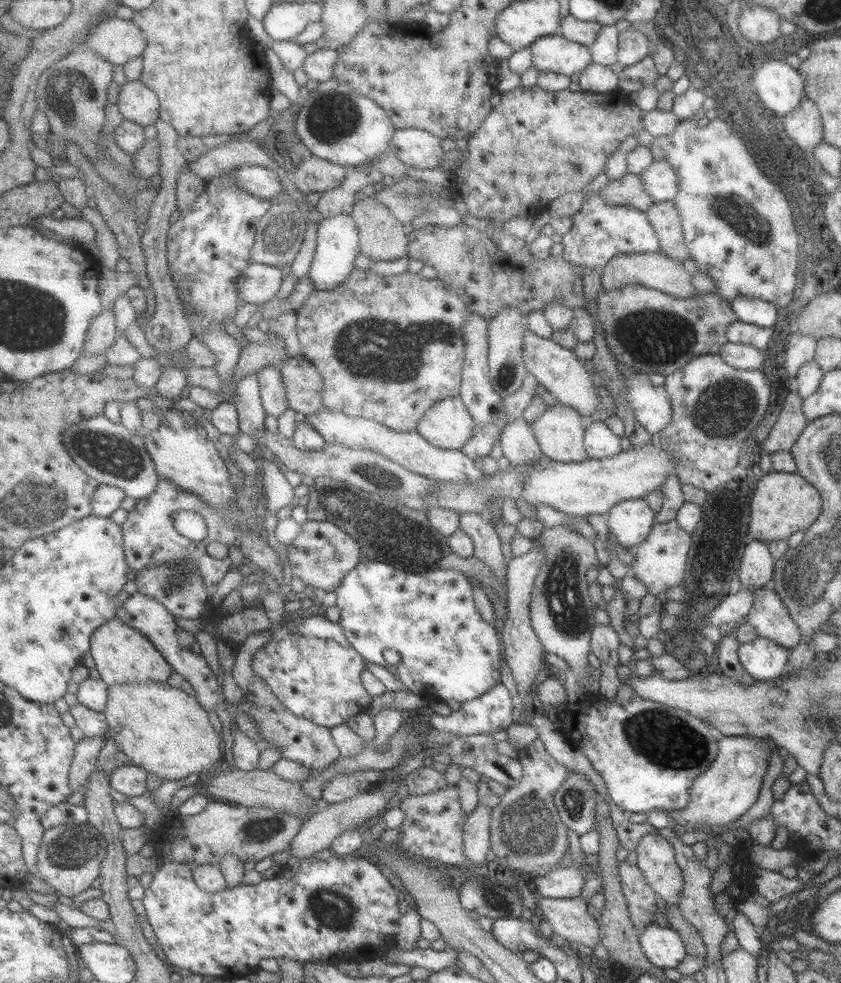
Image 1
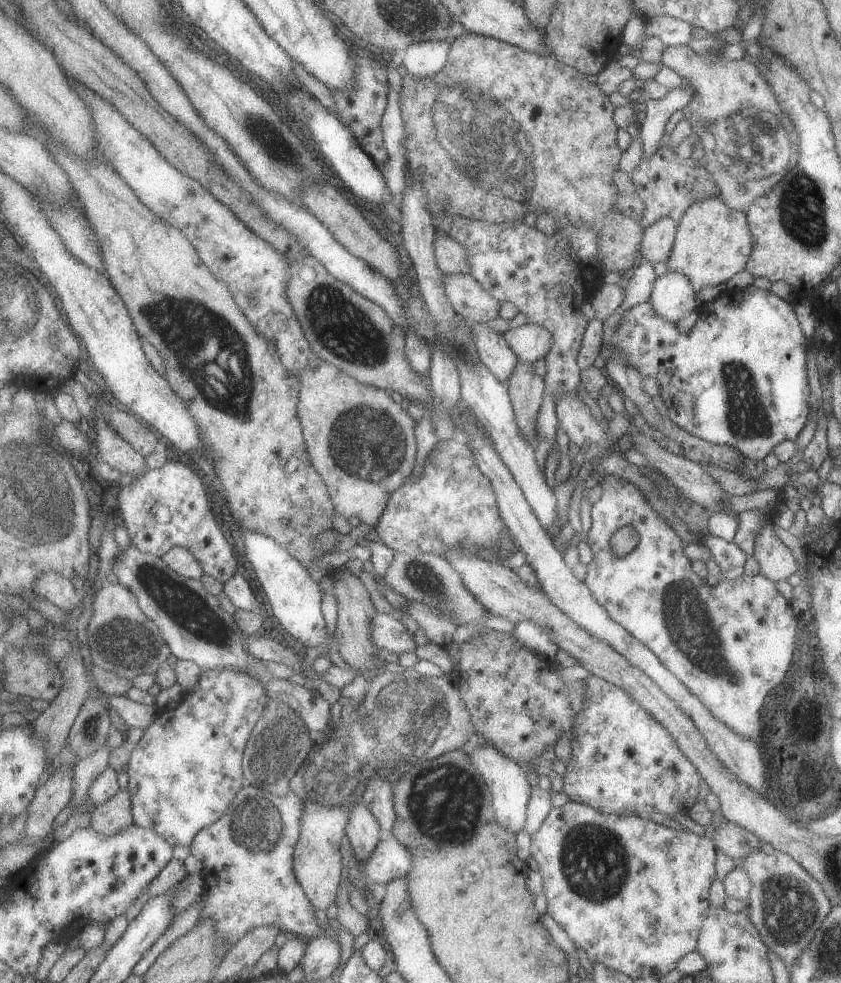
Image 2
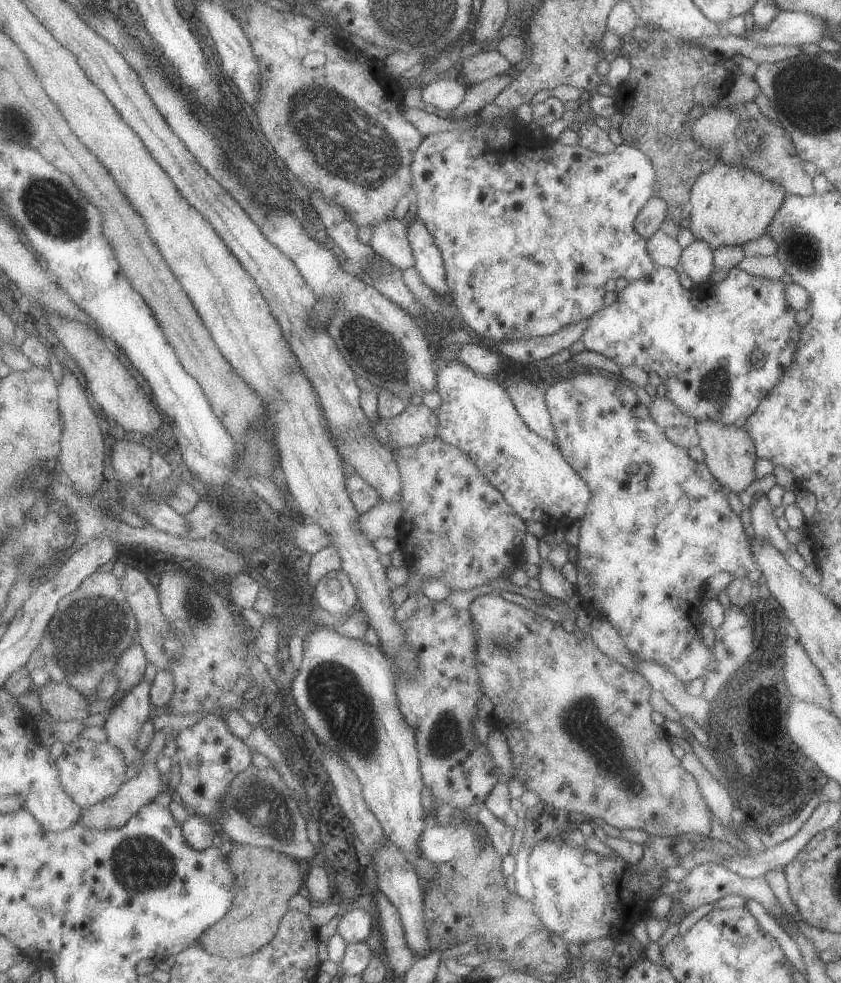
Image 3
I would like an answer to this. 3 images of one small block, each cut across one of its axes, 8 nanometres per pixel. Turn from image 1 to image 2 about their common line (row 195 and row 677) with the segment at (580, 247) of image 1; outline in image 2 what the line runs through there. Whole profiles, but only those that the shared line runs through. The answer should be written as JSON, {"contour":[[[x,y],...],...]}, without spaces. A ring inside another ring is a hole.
{"contour":[[[590,676],[585,679],[586,681],[586,702],[585,709],[580,716],[577,718],[576,726],[576,737],[573,740],[573,754],[572,760],[567,762],[567,772],[565,776],[565,787],[564,791],[569,795],[570,799],[575,802],[587,804],[588,806],[594,807],[602,812],[606,813],[619,813],[619,814],[630,814],[636,812],[642,817],[650,818],[650,814],[656,812],[662,812],[668,814],[668,816],[674,816],[675,814],[687,813],[688,810],[692,809],[692,806],[696,802],[705,800],[706,796],[710,794],[711,788],[708,782],[705,782],[705,778],[699,773],[699,770],[689,761],[689,758],[682,752],[678,746],[678,742],[674,740],[674,737],[662,724],[643,707],[628,691],[622,690],[620,686],[614,686],[613,683],[606,682],[606,679],[598,676]]]}

